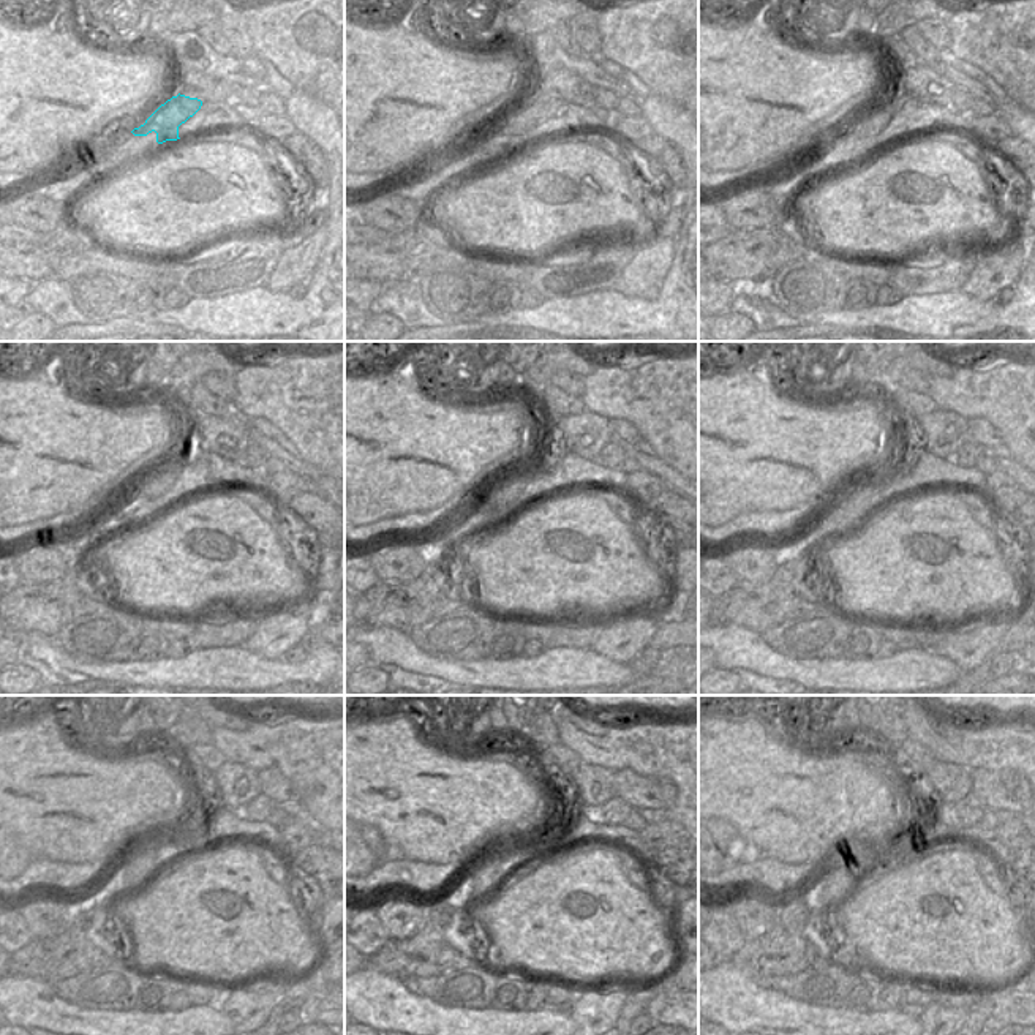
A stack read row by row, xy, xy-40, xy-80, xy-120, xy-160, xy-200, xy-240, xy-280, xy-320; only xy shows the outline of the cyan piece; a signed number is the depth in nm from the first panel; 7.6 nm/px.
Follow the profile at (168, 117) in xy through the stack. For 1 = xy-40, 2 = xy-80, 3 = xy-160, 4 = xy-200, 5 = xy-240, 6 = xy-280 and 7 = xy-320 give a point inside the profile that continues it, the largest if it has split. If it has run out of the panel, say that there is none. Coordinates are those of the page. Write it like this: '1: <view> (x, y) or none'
1: xy-40 (517, 122)
2: xy-80 (869, 127)
3: xy-160 (509, 492)
4: xy-200 (865, 493)
5: xy-240 (141, 863)
6: xy-280 (487, 874)
7: xy-320 (833, 885)

